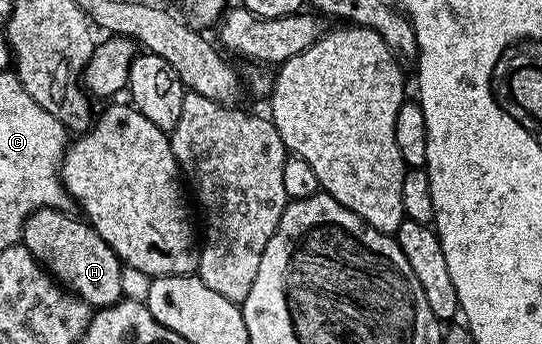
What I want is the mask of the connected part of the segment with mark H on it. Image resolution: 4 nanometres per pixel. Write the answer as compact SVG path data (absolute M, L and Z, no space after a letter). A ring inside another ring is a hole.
M39 209L23 226L21 243L64 290L74 293L92 307L116 305L123 297L121 275L124 266L92 225L71 215L61 209Z

